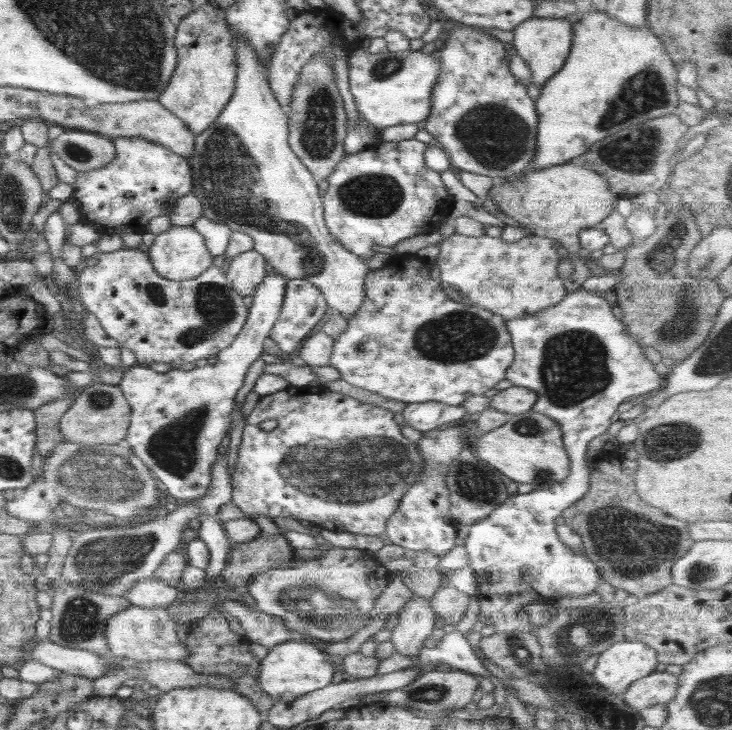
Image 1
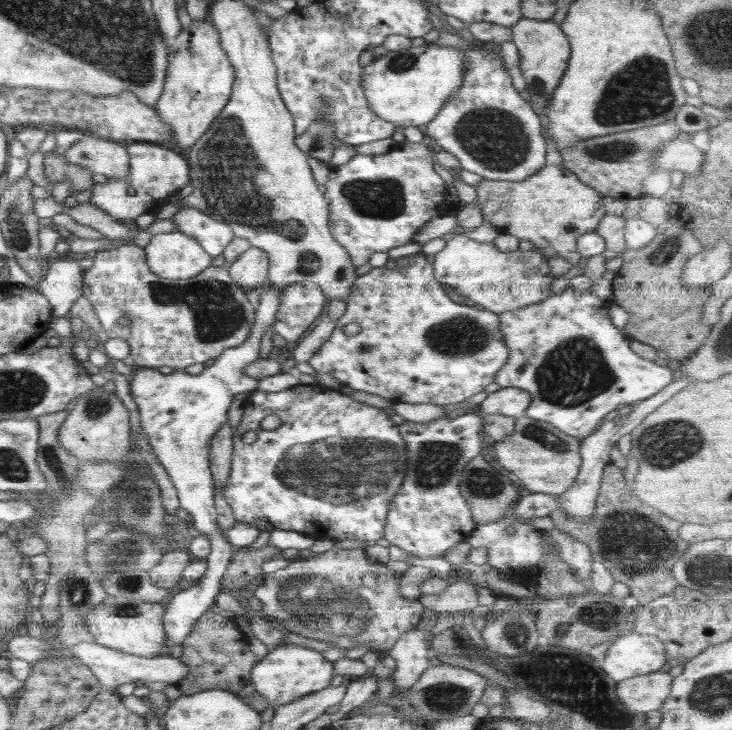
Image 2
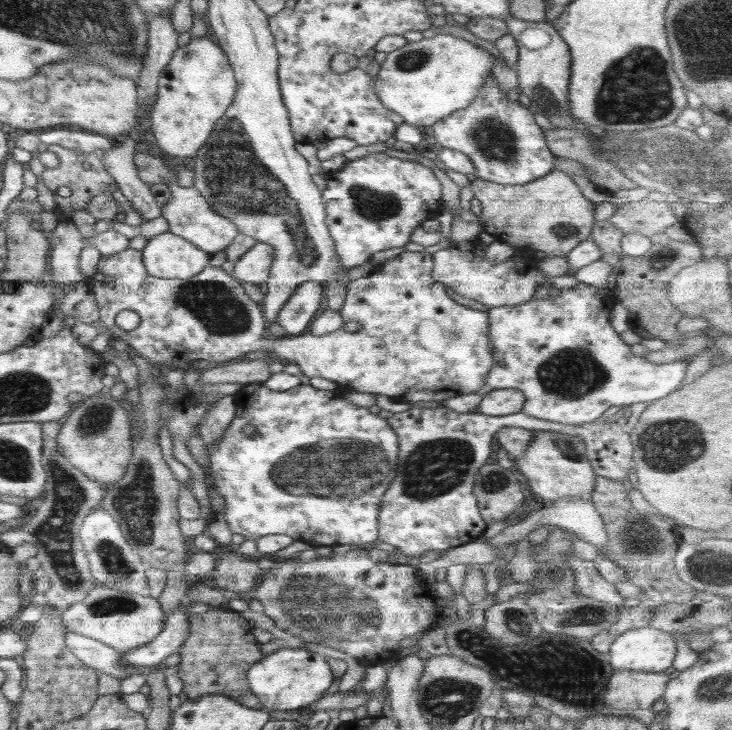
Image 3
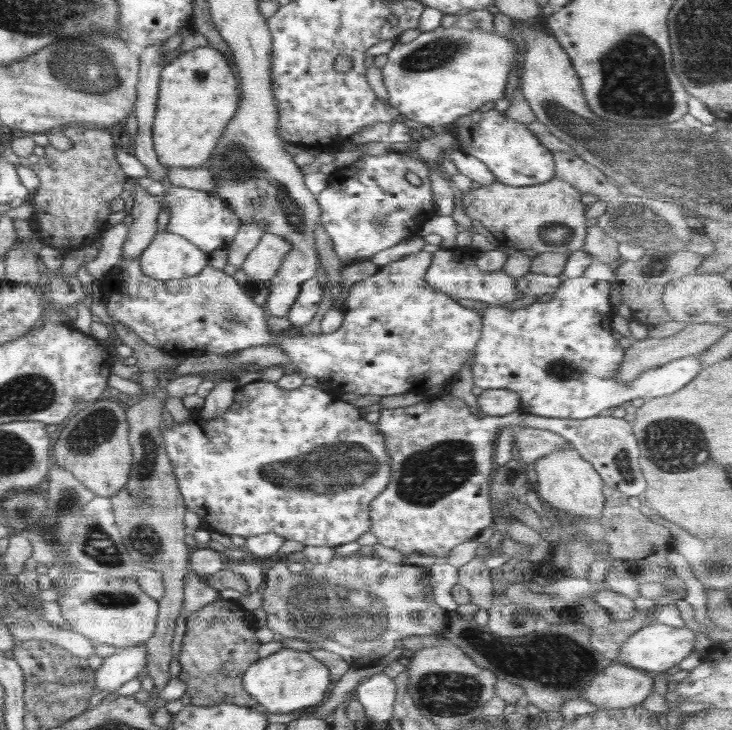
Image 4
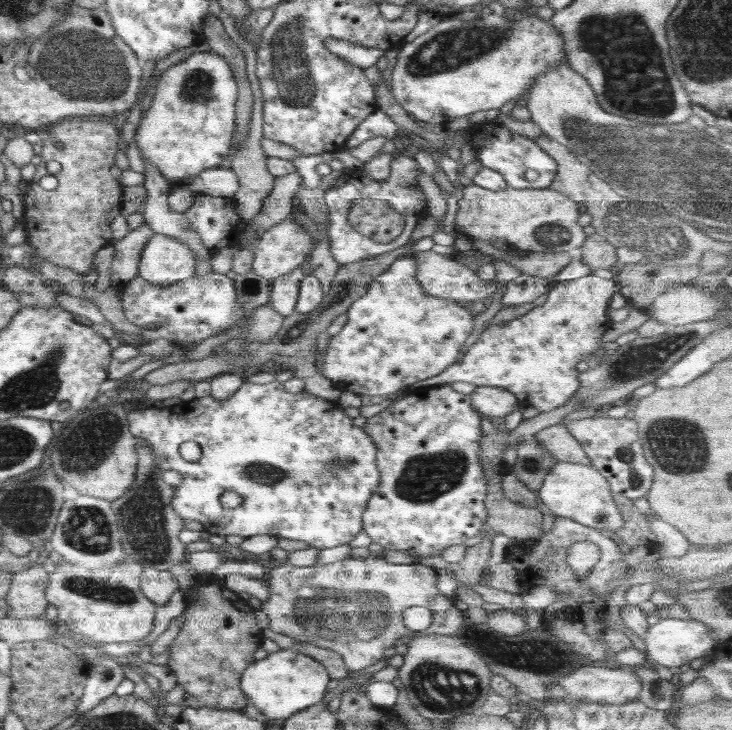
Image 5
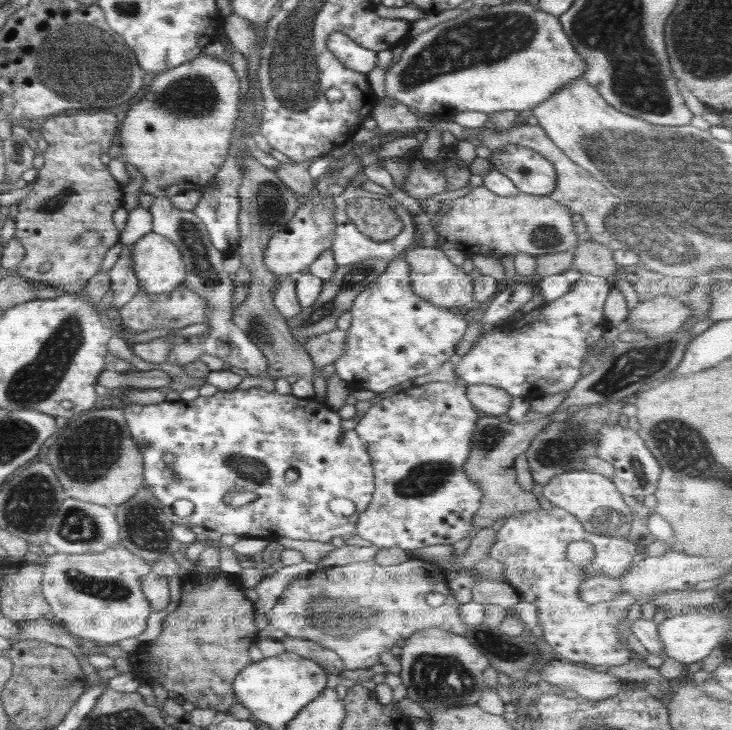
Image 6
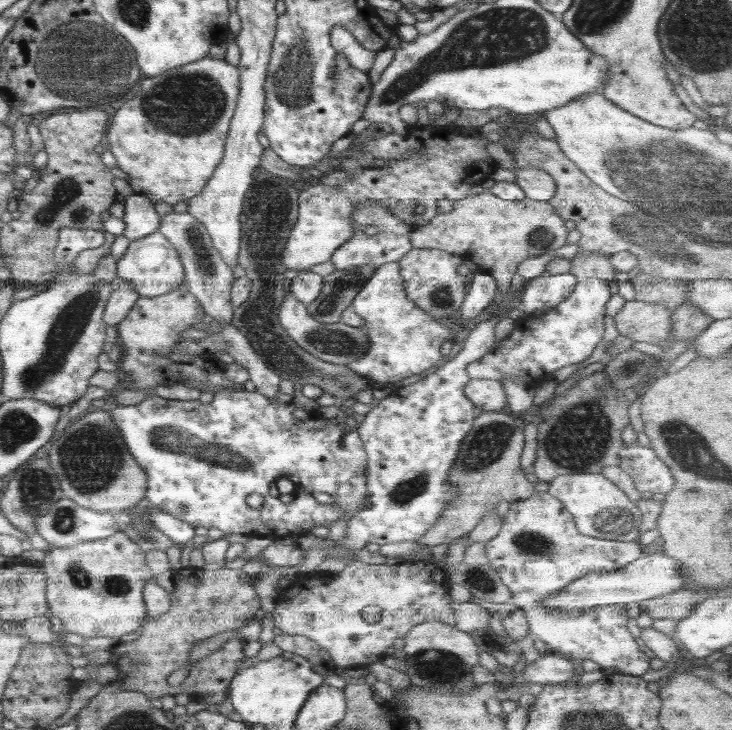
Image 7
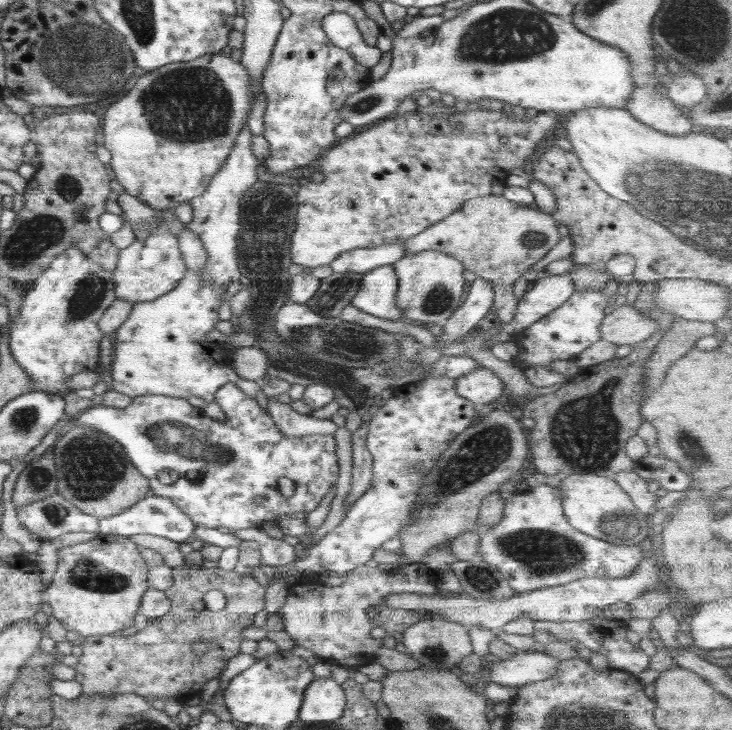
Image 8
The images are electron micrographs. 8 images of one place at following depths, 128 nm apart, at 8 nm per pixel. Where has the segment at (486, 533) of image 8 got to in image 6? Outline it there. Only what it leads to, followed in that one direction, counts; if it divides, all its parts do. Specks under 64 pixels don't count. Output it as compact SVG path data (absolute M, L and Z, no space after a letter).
M552 507L549 510L536 509L533 511L514 513L509 516L504 525L497 530L496 542L490 547L489 556L504 565L505 581L510 583L521 595L521 600L535 604L538 611L538 626L542 629L542 644L550 644L552 650L558 652L558 658L586 666L620 666L632 659L633 648L630 643L622 644L618 639L618 623L627 616L627 611L637 600L627 592L621 592L610 602L586 604L579 597L579 586L590 577L587 566L576 566L567 559L567 546L571 542L585 540L594 545L595 555L592 566L596 574L609 577L624 576L631 564L636 560L637 548L633 541L625 537L602 536L588 532L581 522L567 510Z

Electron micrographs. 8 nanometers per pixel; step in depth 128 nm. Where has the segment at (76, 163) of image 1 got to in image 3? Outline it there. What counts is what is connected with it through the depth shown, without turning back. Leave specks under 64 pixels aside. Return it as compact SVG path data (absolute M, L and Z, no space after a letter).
M128 135L112 149L104 152L102 164L114 178L122 194L132 203L134 211L142 217L143 223L161 216L161 203L154 199L151 189L140 180L135 167L135 135Z

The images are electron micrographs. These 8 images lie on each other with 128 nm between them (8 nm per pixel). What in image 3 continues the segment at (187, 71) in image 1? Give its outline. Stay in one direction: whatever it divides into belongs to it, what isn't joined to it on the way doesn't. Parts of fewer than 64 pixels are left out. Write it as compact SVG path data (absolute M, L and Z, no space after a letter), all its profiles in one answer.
M210 34L192 39L188 44L177 47L172 53L170 62L162 69L157 84L157 100L151 110L151 130L158 149L174 161L188 164L196 157L198 150L204 147L212 134L214 125L225 115L226 109L235 99L239 82L227 56Z

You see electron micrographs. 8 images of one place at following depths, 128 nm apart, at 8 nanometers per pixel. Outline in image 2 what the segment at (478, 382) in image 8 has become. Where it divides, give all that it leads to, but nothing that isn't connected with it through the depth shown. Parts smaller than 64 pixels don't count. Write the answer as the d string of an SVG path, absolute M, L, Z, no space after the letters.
M508 387L490 393L480 404L480 410L483 415L500 414L516 418L525 414L530 403L531 394L528 391Z

